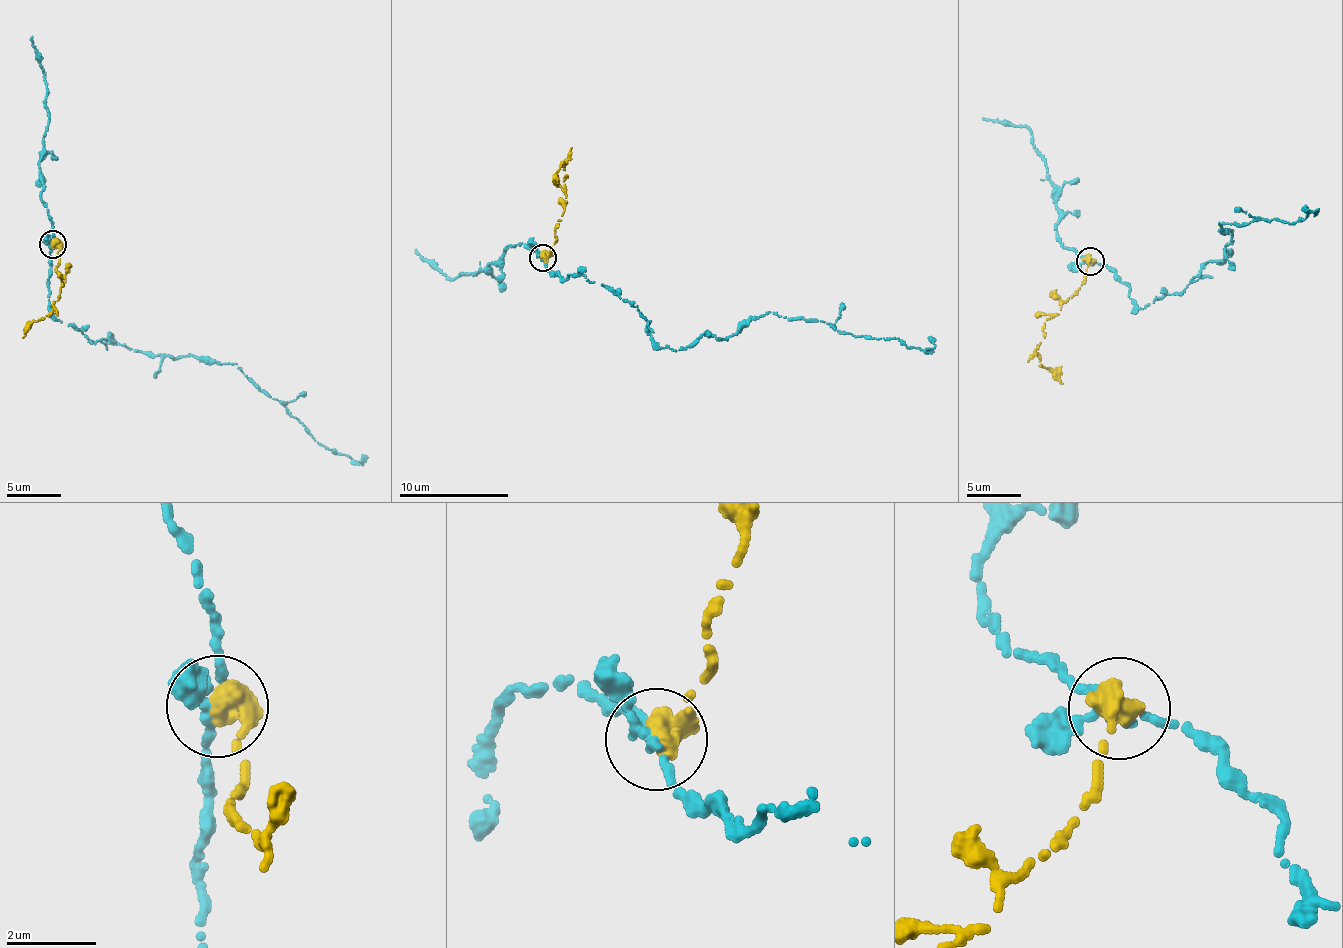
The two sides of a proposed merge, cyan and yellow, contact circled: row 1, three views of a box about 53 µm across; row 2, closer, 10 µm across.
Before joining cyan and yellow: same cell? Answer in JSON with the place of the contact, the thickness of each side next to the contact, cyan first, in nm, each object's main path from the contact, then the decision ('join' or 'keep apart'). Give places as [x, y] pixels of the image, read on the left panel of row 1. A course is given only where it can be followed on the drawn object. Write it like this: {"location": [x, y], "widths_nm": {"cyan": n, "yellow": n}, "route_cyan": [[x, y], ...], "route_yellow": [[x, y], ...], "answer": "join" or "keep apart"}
{"location": [52, 244], "widths_nm": {"cyan": 180, "yellow": 600}, "route_cyan": [[52, 245], [53, 318], [97, 342], [111, 335], [141, 353], [237, 364], [330, 450], [360, 464], [362, 454]], "route_yellow": [[52, 245], [59, 248], [60, 263], [56, 267], [65, 284], [55, 307], [43, 319], [29, 325], [22, 337]], "answer": "keep apart"}

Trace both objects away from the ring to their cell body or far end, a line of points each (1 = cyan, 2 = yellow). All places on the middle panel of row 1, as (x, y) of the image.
1: (542, 258), (638, 306), (659, 347), (726, 339), (771, 311), (907, 348), (928, 339)
2: (542, 258), (557, 240), (554, 227), (567, 200), (563, 180), (566, 161), (555, 176), (556, 181)

